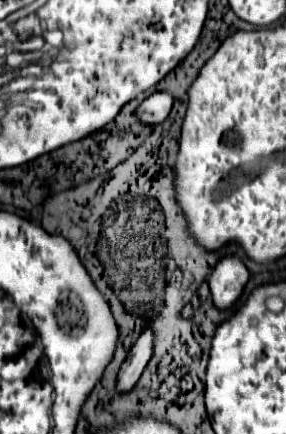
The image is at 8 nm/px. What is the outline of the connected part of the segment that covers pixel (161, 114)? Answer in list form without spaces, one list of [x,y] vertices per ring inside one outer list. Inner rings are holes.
[[[154,92],[150,98],[146,98],[138,108],[138,118],[146,124],[158,124],[164,122],[172,110],[174,96],[170,92]]]

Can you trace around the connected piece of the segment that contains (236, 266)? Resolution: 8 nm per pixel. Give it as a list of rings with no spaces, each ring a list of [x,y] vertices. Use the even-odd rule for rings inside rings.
[[[230,254],[220,258],[208,280],[216,308],[228,308],[230,304],[234,304],[240,298],[248,278],[250,272],[240,256]]]

